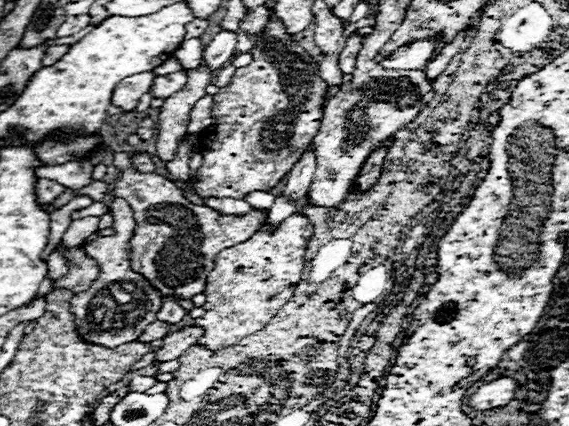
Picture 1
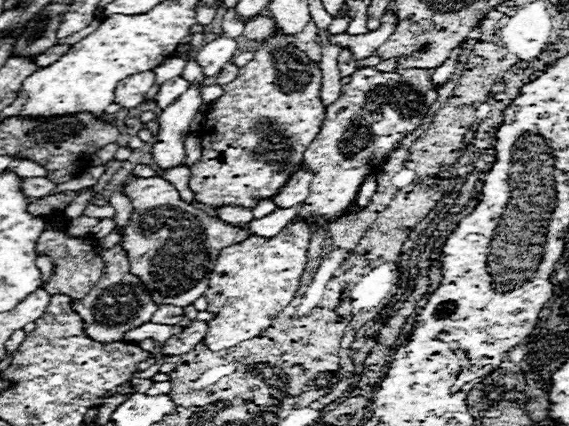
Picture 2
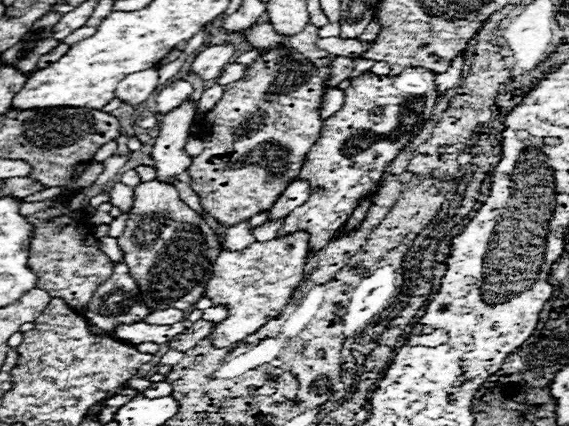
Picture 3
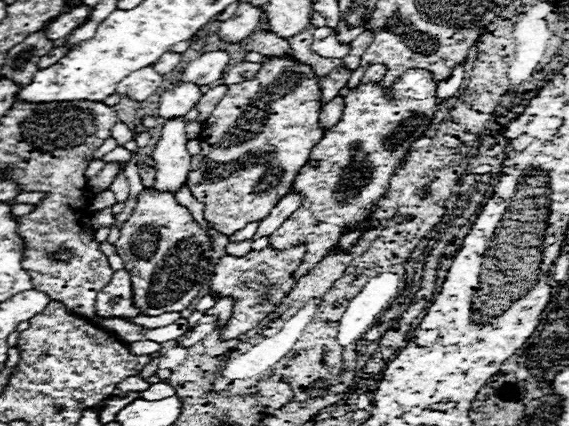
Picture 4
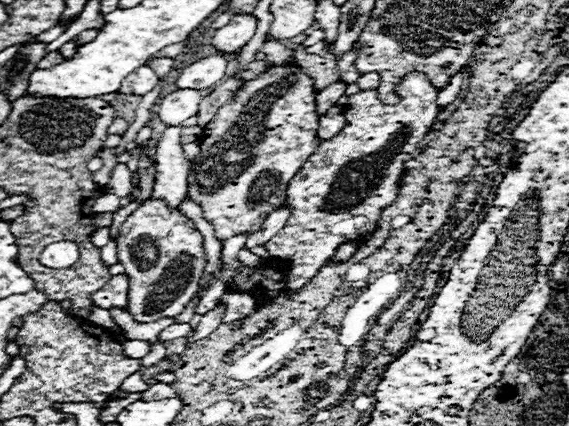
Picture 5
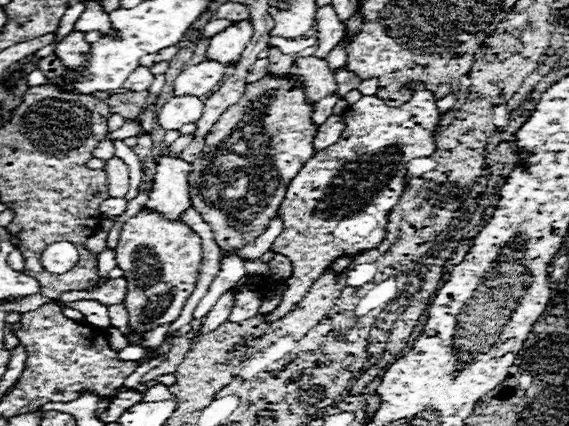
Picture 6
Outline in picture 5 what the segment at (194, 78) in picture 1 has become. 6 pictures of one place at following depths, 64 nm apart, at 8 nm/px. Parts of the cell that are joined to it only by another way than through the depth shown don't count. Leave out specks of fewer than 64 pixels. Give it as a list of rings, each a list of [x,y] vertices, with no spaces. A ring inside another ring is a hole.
[[[170,126],[162,132],[162,138],[156,146],[154,168],[156,182],[152,190],[152,198],[162,198],[166,206],[174,210],[180,208],[184,198],[188,196],[188,174],[190,160],[184,156],[180,146],[180,126]]]

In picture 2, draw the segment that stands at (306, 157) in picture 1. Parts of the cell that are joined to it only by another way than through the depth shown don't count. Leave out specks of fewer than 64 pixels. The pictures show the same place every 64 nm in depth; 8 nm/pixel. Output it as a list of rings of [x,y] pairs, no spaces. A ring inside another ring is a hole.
[[[304,168],[294,172],[292,178],[288,178],[286,186],[280,190],[280,194],[274,198],[276,208],[292,208],[296,204],[302,204],[308,198],[310,182],[312,182],[312,174],[304,172]]]

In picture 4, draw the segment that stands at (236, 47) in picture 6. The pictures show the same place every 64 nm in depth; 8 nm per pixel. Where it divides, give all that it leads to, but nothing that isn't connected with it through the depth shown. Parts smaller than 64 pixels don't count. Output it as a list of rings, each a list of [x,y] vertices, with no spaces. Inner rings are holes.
[[[242,4],[242,6],[238,6],[236,14],[230,20],[220,24],[218,36],[224,42],[240,44],[250,34],[254,34],[254,30],[258,28],[258,22],[260,22],[260,8],[254,8],[250,4]]]

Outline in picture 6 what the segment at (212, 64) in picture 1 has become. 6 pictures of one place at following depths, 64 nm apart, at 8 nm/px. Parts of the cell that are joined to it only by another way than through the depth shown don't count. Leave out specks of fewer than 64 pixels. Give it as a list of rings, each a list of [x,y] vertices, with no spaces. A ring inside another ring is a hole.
[[[200,62],[196,66],[186,68],[176,80],[174,80],[174,96],[176,94],[194,94],[202,96],[210,92],[224,76],[224,66],[218,62]]]

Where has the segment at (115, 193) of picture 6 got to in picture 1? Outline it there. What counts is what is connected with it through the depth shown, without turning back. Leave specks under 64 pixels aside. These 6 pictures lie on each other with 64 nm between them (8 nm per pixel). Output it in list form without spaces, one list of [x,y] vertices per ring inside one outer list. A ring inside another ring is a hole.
[[[116,198],[110,202],[110,214],[114,218],[112,228],[116,234],[106,238],[94,233],[83,244],[86,254],[98,262],[100,276],[86,292],[72,296],[70,310],[76,316],[76,330],[86,342],[114,348],[138,340],[144,328],[156,320],[156,312],[162,306],[162,298],[158,296],[158,290],[152,288],[150,282],[142,274],[136,274],[130,266],[128,240],[132,238],[132,232],[136,228],[130,204],[122,198]]]

